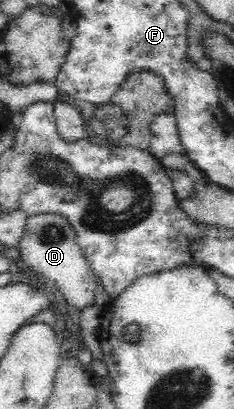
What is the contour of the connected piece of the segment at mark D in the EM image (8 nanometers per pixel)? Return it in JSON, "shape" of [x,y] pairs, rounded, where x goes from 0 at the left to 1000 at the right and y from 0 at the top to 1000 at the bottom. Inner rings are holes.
{"shape":[[[222,521],[137,526],[115,535],[111,570],[94,575],[81,599],[81,631],[94,641],[141,660],[150,677],[171,685],[231,687],[256,716],[282,726],[286,741],[333,763],[397,746],[415,680],[329,597],[329,579],[291,540],[265,526]],[[222,567],[231,575],[214,575]]]}

